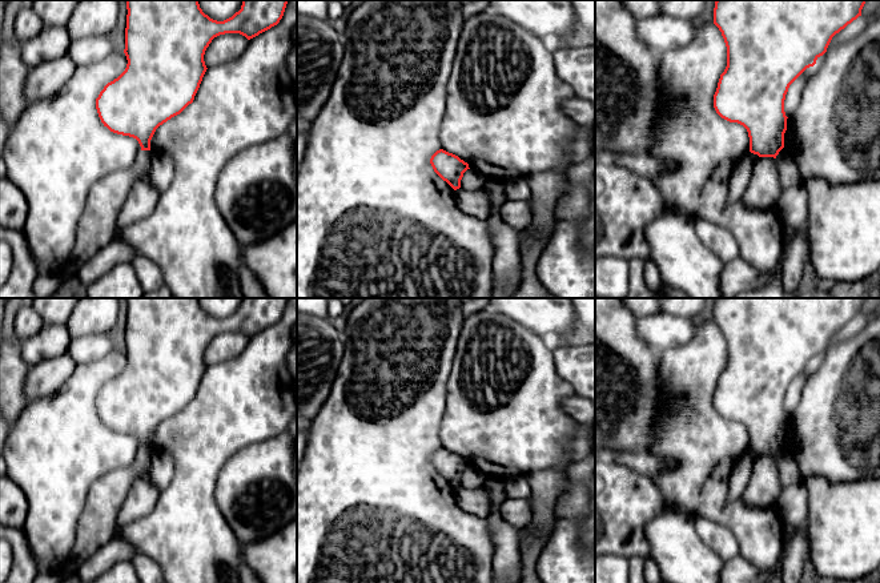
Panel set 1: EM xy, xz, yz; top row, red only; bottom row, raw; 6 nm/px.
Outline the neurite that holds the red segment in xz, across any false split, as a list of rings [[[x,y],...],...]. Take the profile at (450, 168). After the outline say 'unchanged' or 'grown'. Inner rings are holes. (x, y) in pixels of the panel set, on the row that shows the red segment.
[[[443,149],[437,150],[431,156],[430,164],[434,172],[454,190],[461,188],[463,173],[470,169],[467,162]]]; unchanged

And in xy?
[[[125,0],[126,28],[125,49],[128,64],[125,71],[113,81],[108,83],[96,98],[96,109],[104,126],[110,132],[133,137],[141,150],[150,150],[150,140],[156,129],[180,114],[200,88],[206,72],[204,55],[212,40],[225,33],[240,33],[248,40],[277,25],[284,16],[289,0],[242,0],[241,9],[232,17],[217,21],[210,19],[200,8],[198,0]]]; unchanged

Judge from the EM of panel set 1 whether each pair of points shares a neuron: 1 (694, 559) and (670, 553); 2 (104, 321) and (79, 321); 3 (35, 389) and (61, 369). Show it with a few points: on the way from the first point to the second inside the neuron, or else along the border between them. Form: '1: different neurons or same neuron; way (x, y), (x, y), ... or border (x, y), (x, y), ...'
1: same neuron; way (688, 559), (675, 553)
2: same neuron; way (97, 321), (85, 321)
3: same neuron; way (41, 382), (55, 372)

